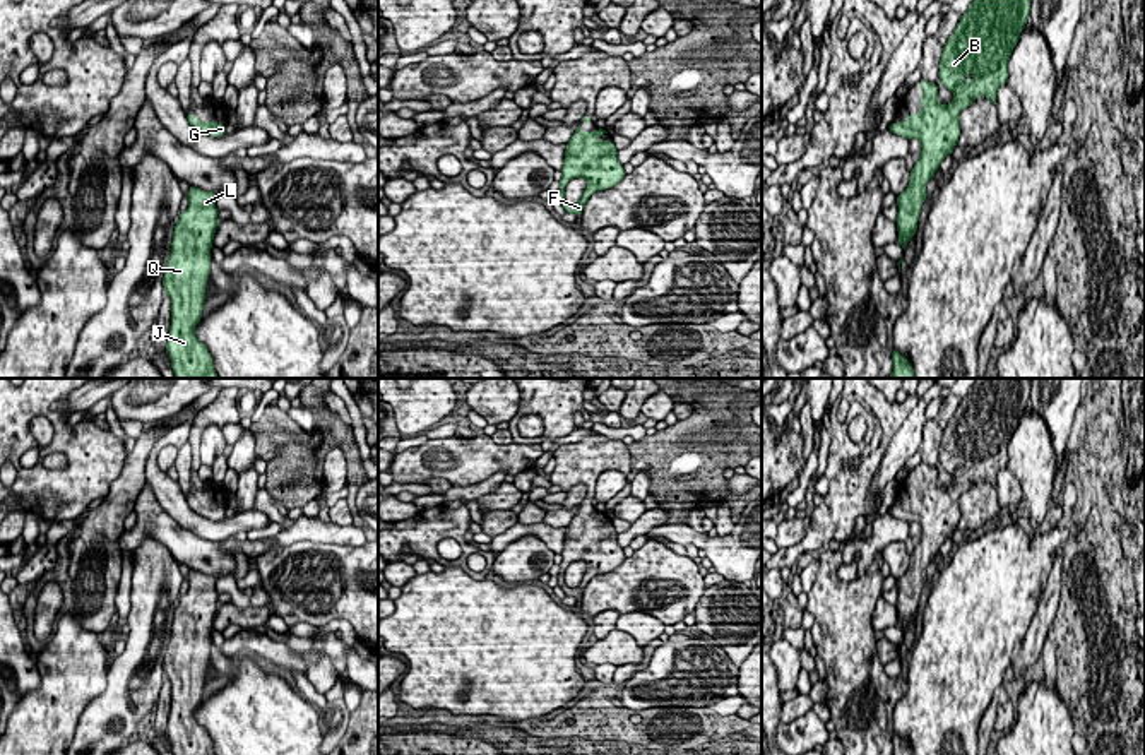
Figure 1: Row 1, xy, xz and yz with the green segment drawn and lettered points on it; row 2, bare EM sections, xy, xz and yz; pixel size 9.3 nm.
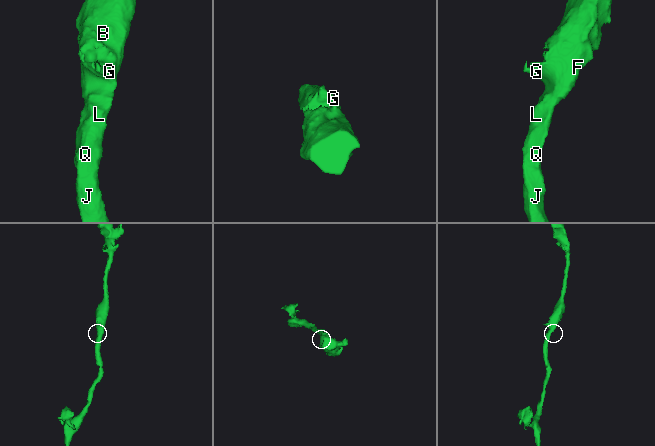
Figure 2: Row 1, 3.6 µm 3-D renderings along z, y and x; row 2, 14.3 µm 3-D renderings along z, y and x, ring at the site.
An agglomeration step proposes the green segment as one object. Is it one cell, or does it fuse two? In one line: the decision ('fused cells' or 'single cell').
single cell

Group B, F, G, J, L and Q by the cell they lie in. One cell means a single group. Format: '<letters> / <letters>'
B F G J L Q

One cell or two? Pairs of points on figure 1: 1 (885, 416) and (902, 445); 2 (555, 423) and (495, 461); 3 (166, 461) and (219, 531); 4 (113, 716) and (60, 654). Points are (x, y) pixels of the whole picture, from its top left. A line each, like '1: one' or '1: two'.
1: two
2: two
3: two
4: two

